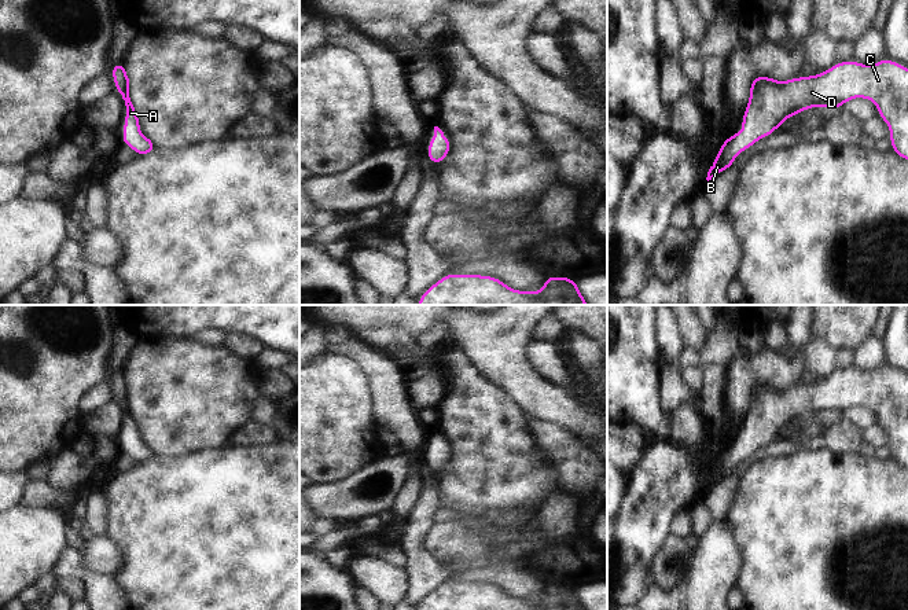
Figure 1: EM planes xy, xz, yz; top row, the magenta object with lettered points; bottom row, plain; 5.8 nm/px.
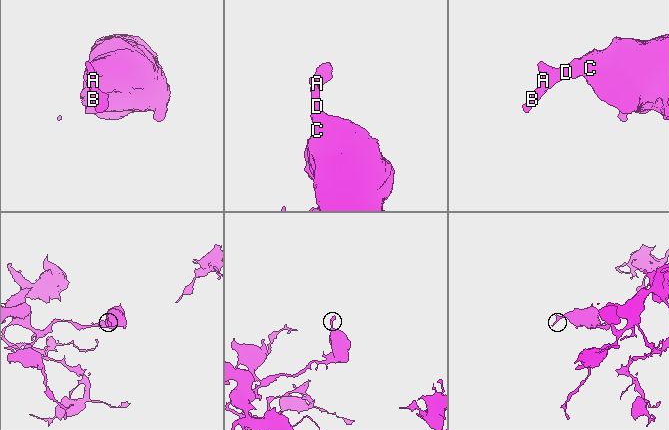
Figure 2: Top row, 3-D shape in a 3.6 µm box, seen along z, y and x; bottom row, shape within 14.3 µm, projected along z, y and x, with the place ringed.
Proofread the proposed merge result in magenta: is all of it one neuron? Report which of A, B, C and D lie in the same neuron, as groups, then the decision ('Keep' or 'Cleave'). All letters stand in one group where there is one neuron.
Groups: A B C D. Keep

